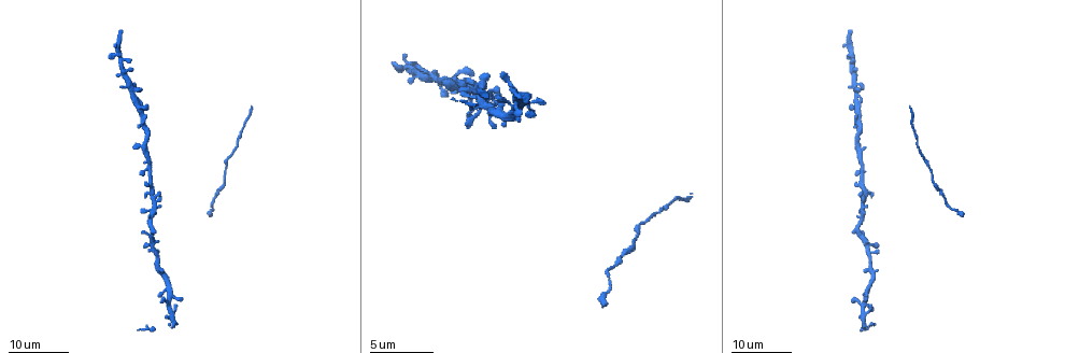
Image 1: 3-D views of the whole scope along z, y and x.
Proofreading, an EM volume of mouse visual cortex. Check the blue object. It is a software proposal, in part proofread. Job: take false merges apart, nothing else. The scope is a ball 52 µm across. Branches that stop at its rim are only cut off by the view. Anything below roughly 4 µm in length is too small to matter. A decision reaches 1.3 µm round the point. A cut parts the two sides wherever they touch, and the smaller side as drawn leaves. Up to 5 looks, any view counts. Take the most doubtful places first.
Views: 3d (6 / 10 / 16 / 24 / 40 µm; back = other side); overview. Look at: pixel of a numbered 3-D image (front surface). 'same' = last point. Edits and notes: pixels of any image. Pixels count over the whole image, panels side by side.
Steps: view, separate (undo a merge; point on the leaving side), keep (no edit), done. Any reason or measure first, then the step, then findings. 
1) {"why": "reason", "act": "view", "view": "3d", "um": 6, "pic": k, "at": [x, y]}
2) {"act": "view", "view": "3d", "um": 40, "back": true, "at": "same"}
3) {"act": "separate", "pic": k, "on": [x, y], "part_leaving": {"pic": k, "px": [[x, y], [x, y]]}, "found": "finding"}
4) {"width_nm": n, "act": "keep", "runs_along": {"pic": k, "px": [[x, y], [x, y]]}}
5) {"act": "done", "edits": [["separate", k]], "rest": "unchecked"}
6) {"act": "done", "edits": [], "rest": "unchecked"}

{"why": "side arm on a straight run", "act": "view", "view": "3d", "um": 16, "pic": 1, "at": [858, 106]}

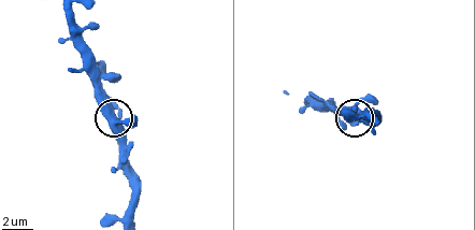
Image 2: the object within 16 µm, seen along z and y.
{"act": "view", "view": "3d", "um": 10, "pic": 2, "at": [119, 117]}

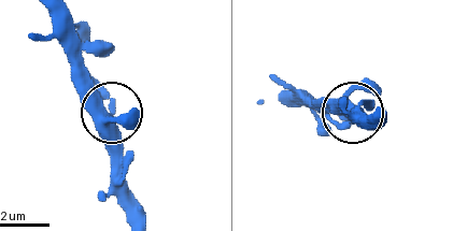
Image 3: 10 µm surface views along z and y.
{"act": "keep", "runs_along": {"pic": 3, "px": [[376, 117], [310, 106]]}, "found": "all the same neuron"}

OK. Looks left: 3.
{"why": "sudden change in width", "act": "view", "view": "3d", "um": 24, "pic": 1, "at": [231, 156]}

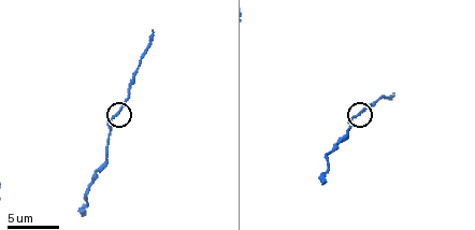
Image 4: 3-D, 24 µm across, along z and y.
{"act": "view", "view": "3d", "um": 6, "pic": 4, "at": [359, 112]}

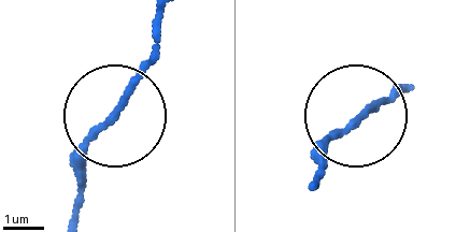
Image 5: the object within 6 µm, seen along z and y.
{"act": "keep", "found": "all the same neuron"}

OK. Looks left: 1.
{"act": "done", "edits": [], "rest": "unchecked"}

